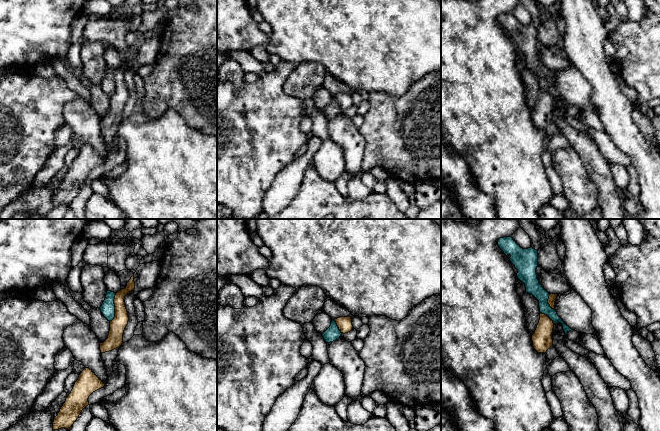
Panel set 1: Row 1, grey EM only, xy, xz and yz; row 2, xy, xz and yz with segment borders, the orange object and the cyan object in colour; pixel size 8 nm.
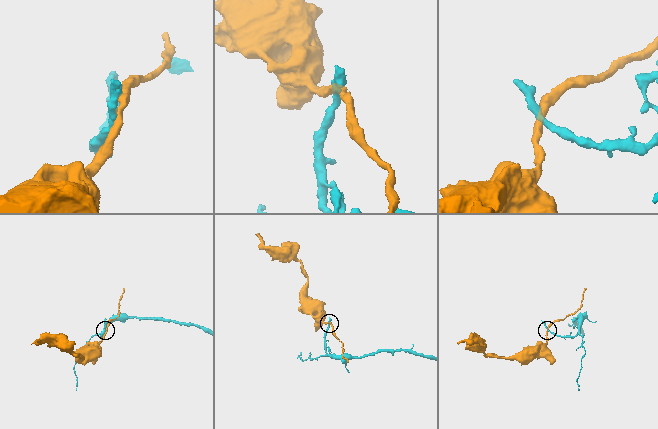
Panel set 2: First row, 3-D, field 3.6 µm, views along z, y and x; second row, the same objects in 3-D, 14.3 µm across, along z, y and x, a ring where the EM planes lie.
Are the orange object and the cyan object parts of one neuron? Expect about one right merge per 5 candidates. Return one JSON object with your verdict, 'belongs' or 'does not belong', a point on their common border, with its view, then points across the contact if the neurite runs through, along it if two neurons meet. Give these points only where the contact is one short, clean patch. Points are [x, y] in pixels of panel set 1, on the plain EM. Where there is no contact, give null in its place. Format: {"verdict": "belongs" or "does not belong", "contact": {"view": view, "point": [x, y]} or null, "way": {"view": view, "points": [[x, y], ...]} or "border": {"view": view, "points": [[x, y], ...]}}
{"verdict": "does not belong", "contact": {"view": "xy", "point": [115, 83]}, "border": {"view": "xy", "points": [[116, 69], [114, 93], [110, 97]]}}

